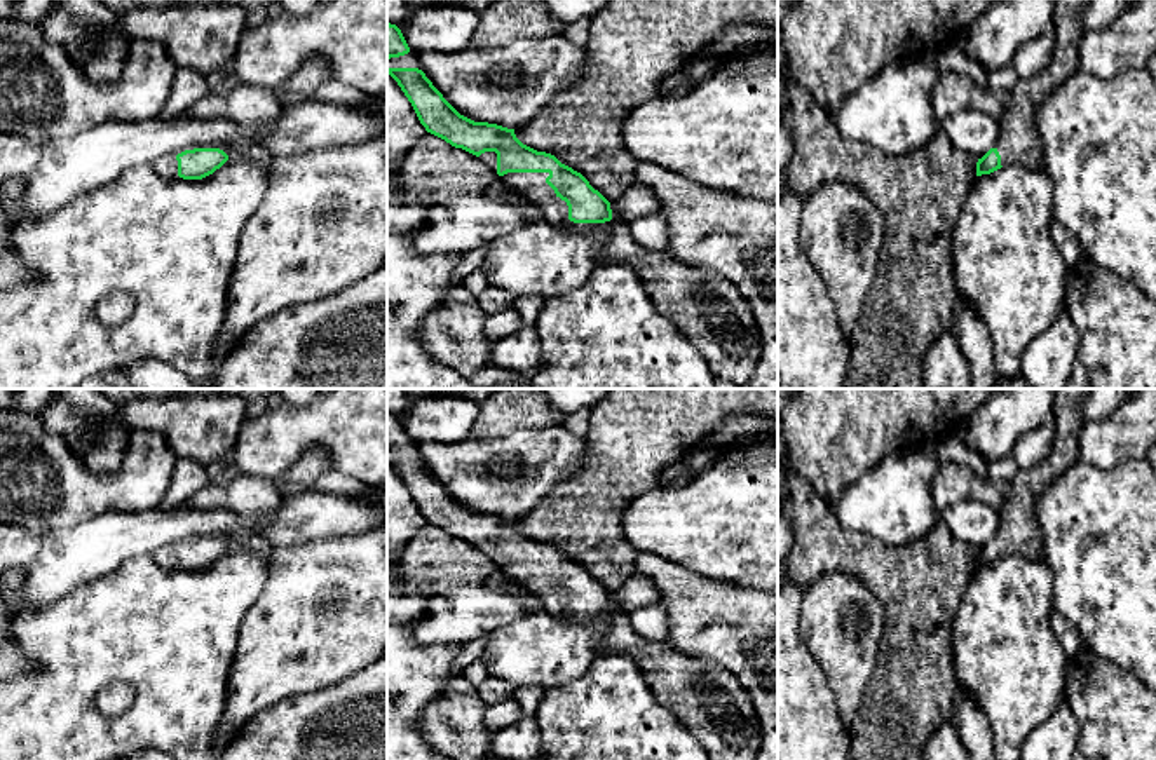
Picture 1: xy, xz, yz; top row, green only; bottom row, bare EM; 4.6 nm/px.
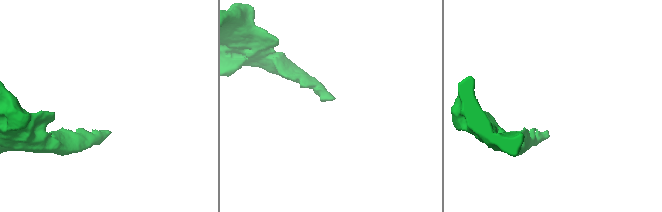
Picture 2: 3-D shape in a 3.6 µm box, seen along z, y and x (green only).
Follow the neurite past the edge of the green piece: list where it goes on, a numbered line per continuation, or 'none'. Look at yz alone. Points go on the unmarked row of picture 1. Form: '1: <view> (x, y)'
1: yz (1019, 532)

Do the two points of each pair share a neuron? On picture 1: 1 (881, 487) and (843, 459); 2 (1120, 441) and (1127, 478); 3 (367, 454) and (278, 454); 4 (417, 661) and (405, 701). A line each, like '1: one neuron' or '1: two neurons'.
1: two neurons
2: two neurons
3: one neuron
4: one neuron

